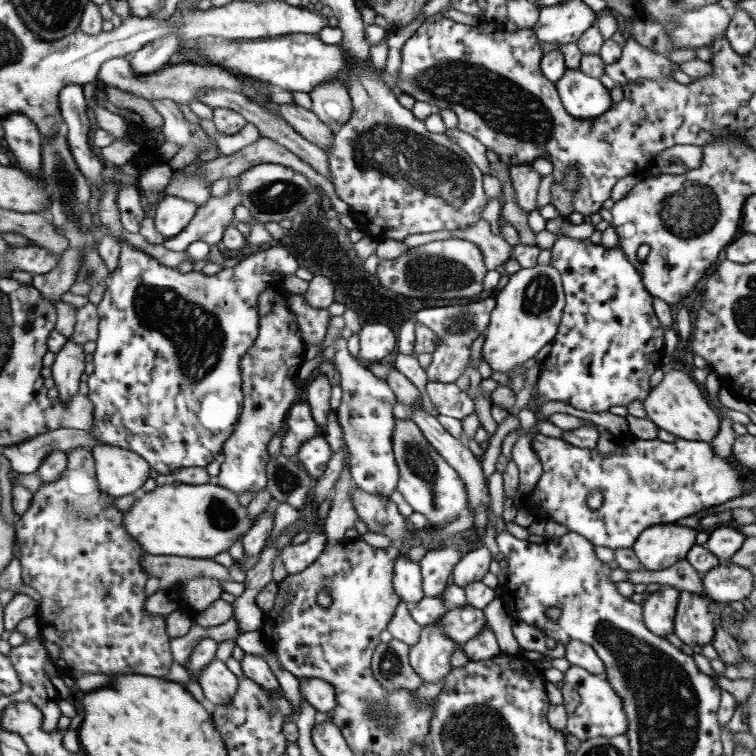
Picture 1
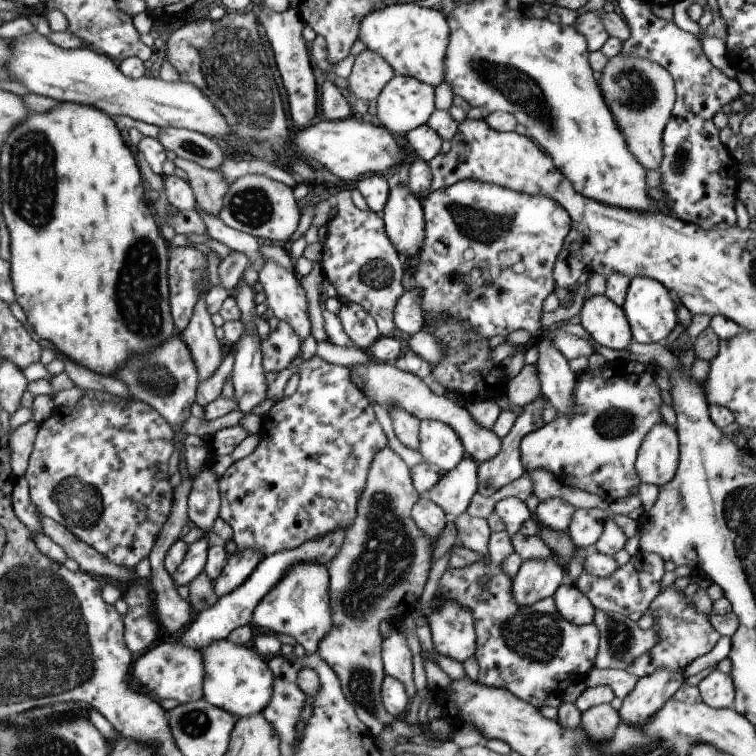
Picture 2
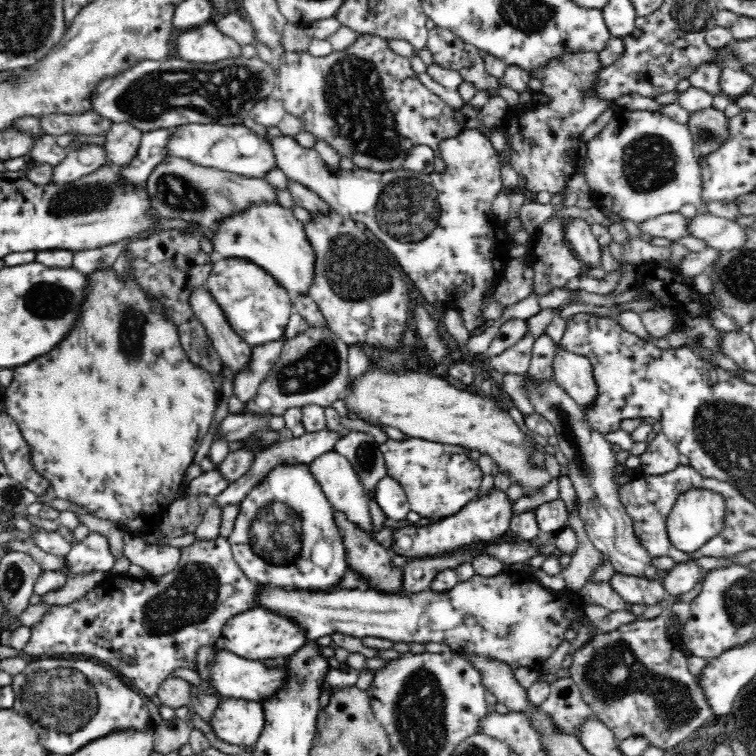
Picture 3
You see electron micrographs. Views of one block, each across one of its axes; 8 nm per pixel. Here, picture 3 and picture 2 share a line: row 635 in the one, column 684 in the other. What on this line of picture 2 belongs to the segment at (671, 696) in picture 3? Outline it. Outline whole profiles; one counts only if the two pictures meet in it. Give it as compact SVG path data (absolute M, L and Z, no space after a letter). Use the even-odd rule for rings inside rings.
M667 588L667 590L659 592L649 604L649 614L653 618L653 630L657 632L659 640L647 654L639 656L627 670L635 678L649 676L657 668L665 668L671 672L685 670L693 660L709 654L719 640L719 634L715 634L715 630L711 630L711 626L709 626L709 616L695 614L689 600L685 600L683 594L677 594L675 588Z

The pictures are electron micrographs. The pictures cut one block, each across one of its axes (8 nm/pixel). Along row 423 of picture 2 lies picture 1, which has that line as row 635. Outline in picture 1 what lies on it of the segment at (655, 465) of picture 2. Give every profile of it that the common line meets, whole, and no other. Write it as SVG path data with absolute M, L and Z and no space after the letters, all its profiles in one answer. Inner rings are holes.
M659 586L655 592L645 596L643 606L643 624L647 630L665 638L667 632L673 632L675 610L679 604L679 594L675 588Z

